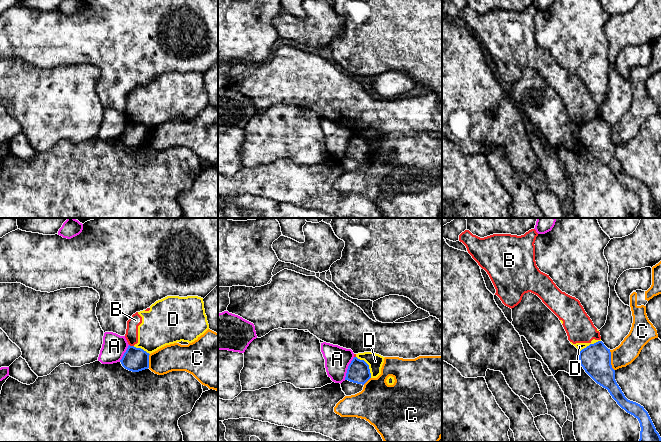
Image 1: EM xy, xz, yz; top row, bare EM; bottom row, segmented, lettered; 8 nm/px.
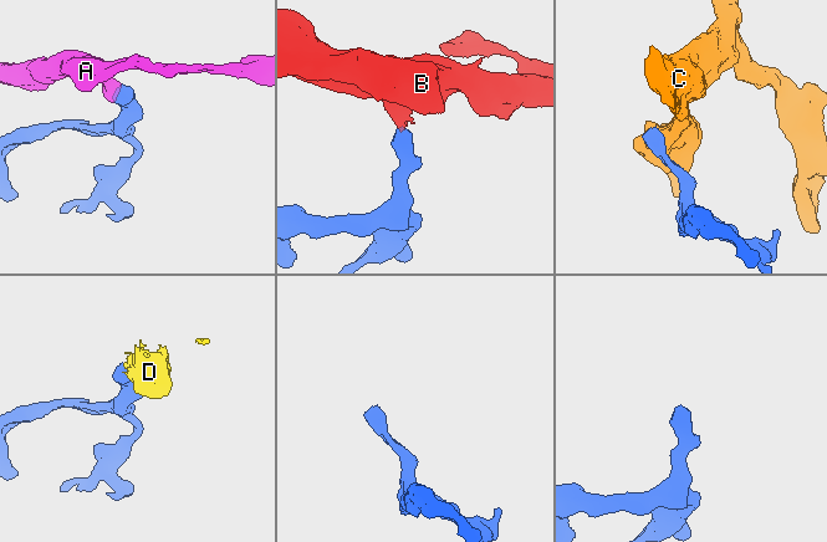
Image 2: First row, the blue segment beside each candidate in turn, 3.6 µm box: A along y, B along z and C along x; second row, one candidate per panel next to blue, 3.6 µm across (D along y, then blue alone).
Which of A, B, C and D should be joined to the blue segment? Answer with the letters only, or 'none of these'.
none of these

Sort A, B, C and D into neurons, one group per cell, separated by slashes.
A / B D / C

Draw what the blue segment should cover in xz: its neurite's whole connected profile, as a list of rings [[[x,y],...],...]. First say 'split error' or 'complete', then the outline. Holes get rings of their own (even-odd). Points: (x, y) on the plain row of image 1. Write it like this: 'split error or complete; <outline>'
complete; [[[354,133],[348,142],[345,156],[364,161],[371,154],[369,141]]]

